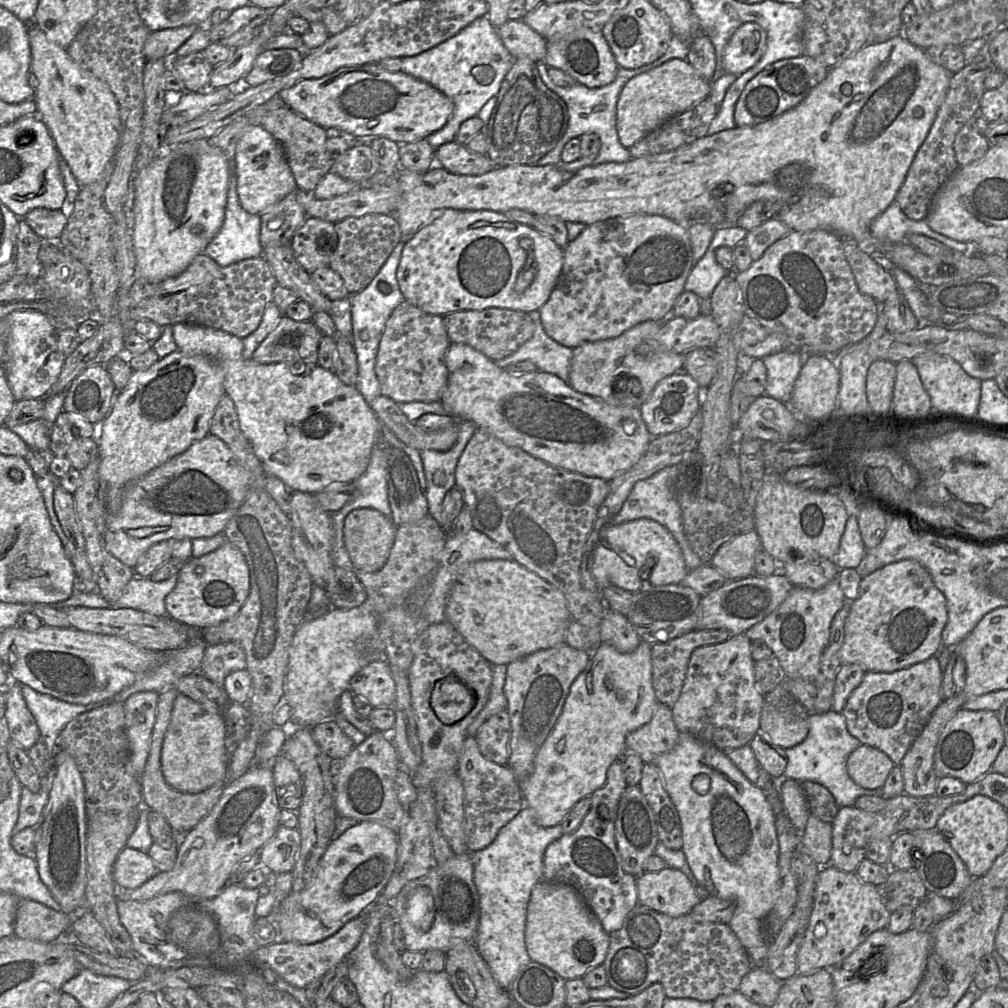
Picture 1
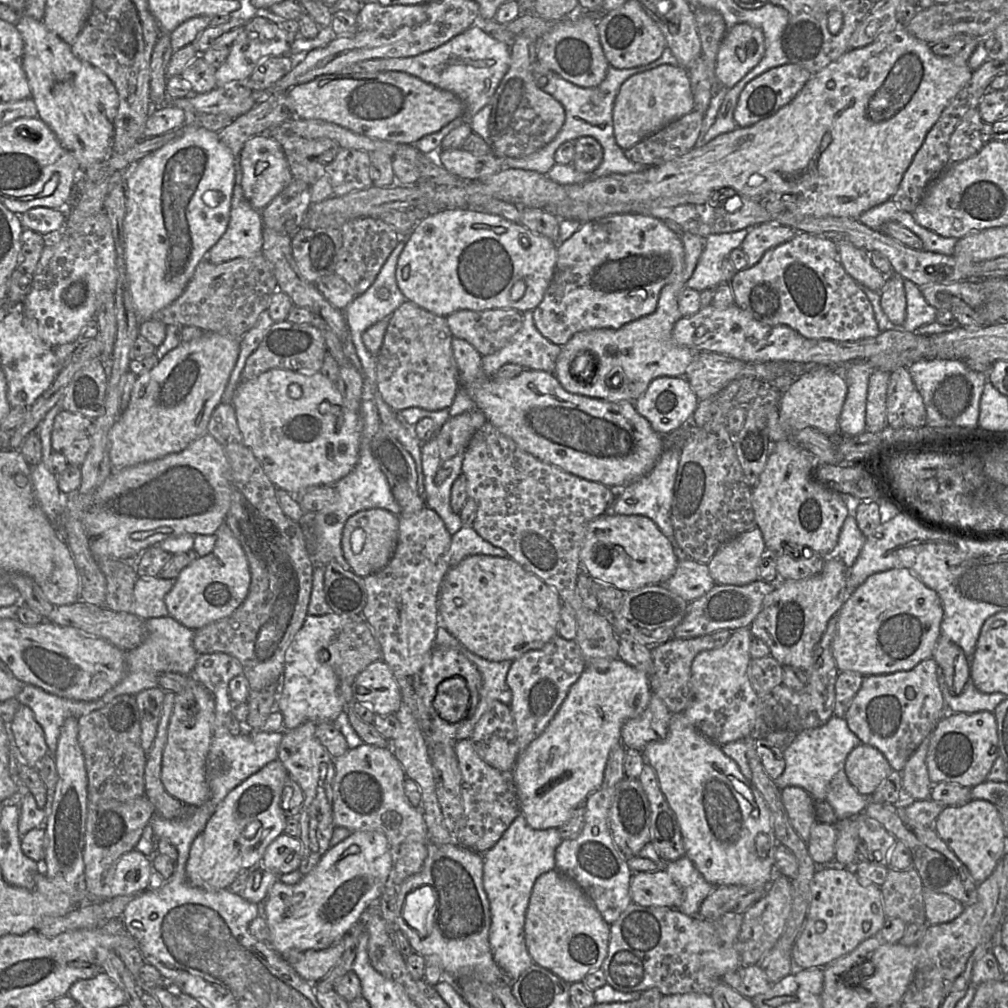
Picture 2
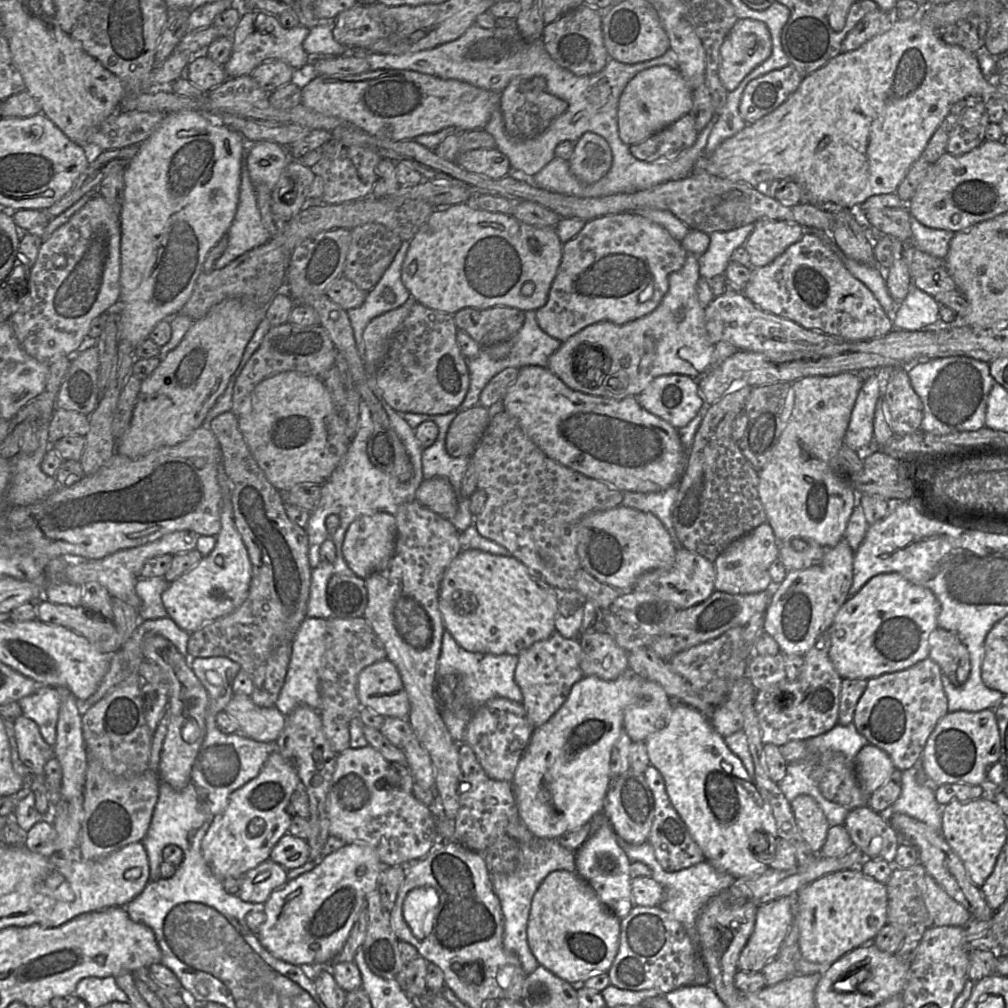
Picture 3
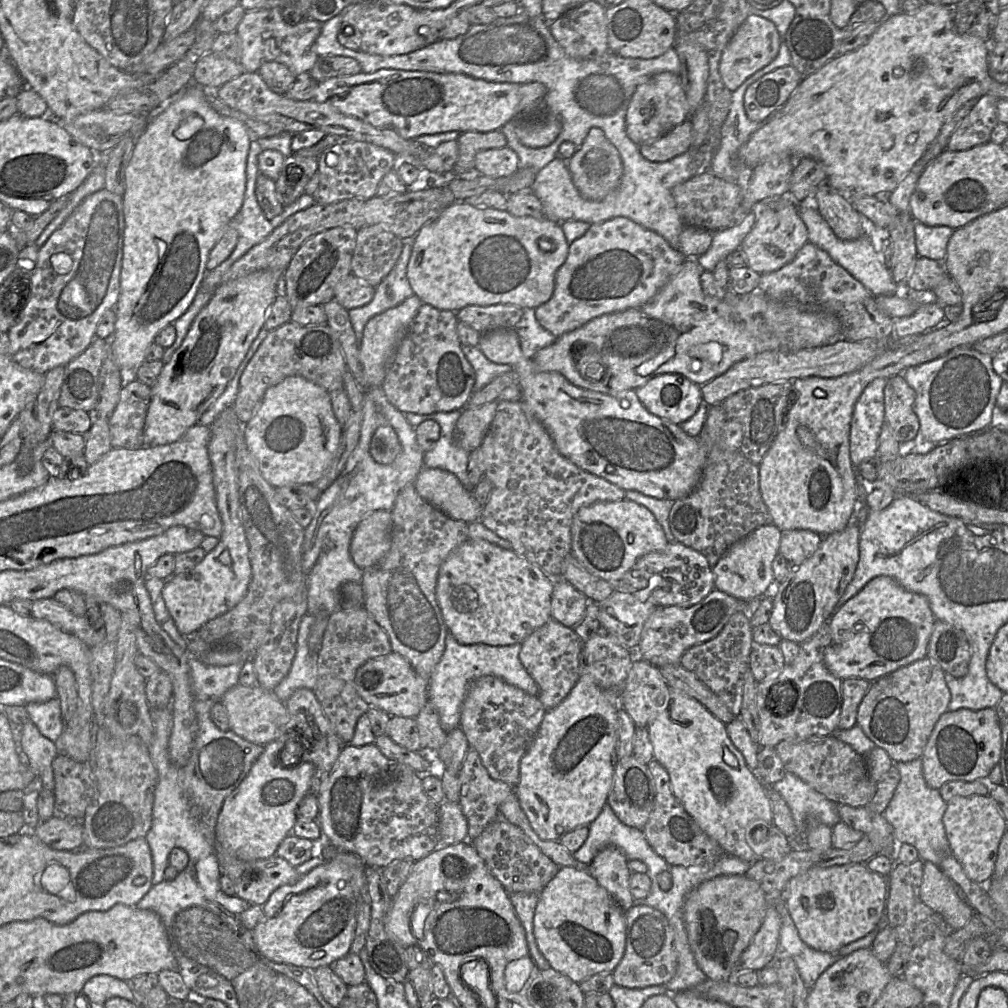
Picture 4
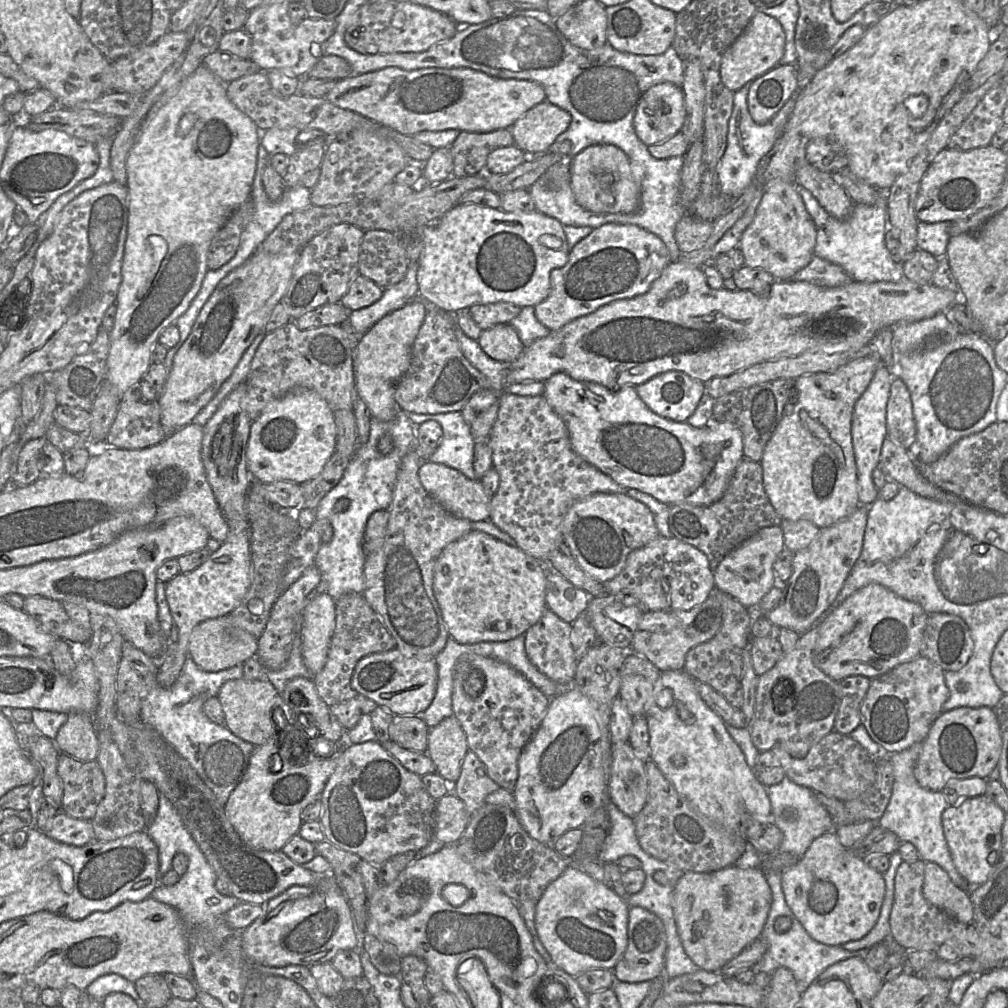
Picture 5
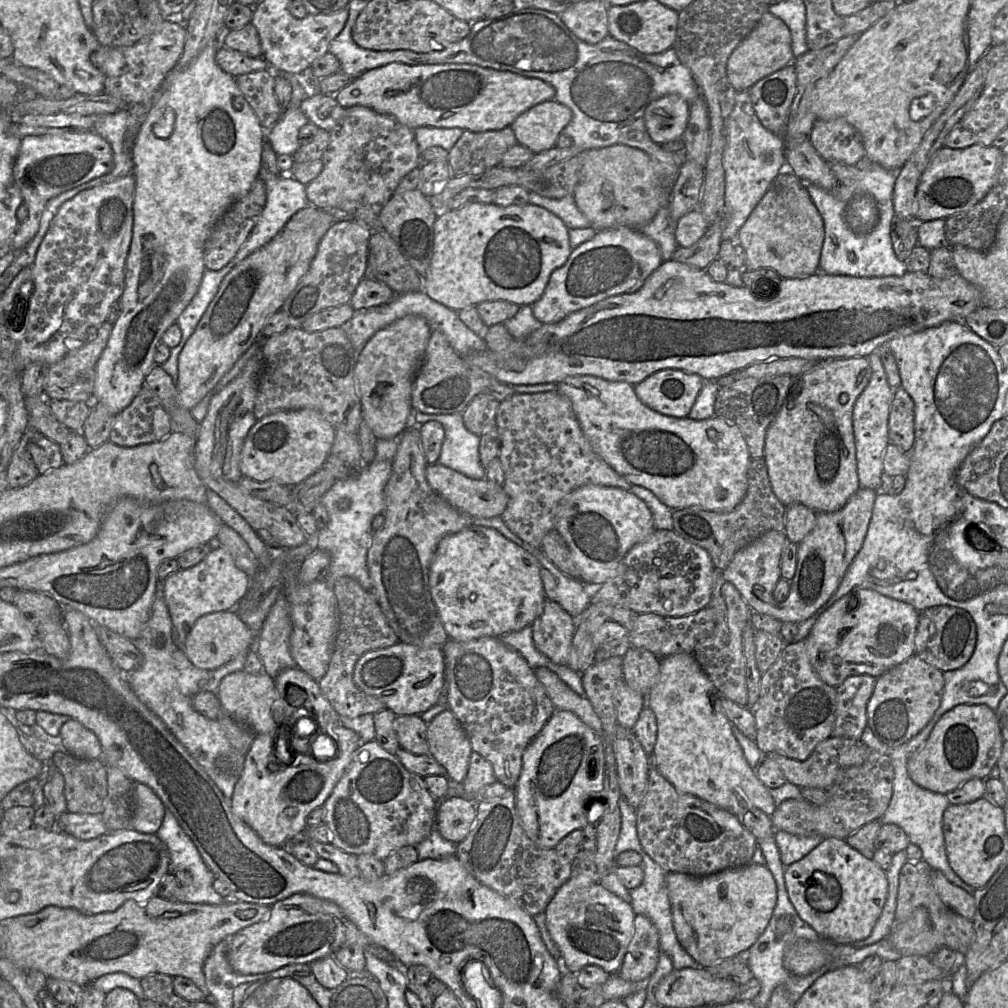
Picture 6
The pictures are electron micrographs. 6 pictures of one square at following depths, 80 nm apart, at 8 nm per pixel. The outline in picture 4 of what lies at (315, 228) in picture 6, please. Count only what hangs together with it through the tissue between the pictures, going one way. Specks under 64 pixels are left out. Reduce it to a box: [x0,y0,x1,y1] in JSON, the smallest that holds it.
[144,270,284,446]

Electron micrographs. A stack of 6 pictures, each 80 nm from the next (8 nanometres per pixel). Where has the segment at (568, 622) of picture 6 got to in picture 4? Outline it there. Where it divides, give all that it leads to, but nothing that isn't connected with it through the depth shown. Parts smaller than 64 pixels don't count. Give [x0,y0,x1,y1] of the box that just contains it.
[519,618,583,710]

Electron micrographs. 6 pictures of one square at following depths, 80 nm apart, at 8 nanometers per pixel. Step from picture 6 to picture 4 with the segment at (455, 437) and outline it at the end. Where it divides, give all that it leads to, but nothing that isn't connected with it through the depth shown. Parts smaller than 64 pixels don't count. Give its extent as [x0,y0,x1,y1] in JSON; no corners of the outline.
[405,410,474,490]

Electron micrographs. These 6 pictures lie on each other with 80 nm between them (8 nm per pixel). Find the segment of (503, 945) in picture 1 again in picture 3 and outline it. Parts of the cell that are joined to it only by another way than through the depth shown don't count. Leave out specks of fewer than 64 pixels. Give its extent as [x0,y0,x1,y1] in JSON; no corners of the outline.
[492,839,575,975]

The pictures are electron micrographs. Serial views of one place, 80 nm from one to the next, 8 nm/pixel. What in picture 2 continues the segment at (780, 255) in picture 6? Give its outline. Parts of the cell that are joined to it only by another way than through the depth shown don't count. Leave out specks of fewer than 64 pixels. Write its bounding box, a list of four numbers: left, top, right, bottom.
[741,222,796,267]

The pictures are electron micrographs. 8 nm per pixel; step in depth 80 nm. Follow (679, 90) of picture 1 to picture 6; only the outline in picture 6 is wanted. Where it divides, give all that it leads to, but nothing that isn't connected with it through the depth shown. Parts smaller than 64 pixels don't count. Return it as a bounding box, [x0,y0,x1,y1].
[644,94,689,145]

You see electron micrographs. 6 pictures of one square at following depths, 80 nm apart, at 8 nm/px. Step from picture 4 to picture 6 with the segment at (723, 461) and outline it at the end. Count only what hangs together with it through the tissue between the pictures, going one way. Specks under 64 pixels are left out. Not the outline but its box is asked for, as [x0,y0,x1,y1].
[672,458,786,569]

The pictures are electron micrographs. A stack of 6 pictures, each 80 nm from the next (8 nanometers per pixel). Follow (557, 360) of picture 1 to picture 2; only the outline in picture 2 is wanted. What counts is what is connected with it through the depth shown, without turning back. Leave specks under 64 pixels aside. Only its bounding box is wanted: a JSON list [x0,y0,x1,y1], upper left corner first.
[482,311,561,377]

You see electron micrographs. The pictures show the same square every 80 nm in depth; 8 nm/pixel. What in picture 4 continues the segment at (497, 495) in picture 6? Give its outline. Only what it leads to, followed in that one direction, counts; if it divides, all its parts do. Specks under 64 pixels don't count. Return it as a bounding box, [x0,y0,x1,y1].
[415,468,484,523]

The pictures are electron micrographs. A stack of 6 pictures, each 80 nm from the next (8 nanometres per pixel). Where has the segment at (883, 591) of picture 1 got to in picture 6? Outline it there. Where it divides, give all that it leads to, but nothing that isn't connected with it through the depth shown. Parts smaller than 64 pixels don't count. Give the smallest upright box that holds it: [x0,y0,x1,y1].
[806,589,919,687]

